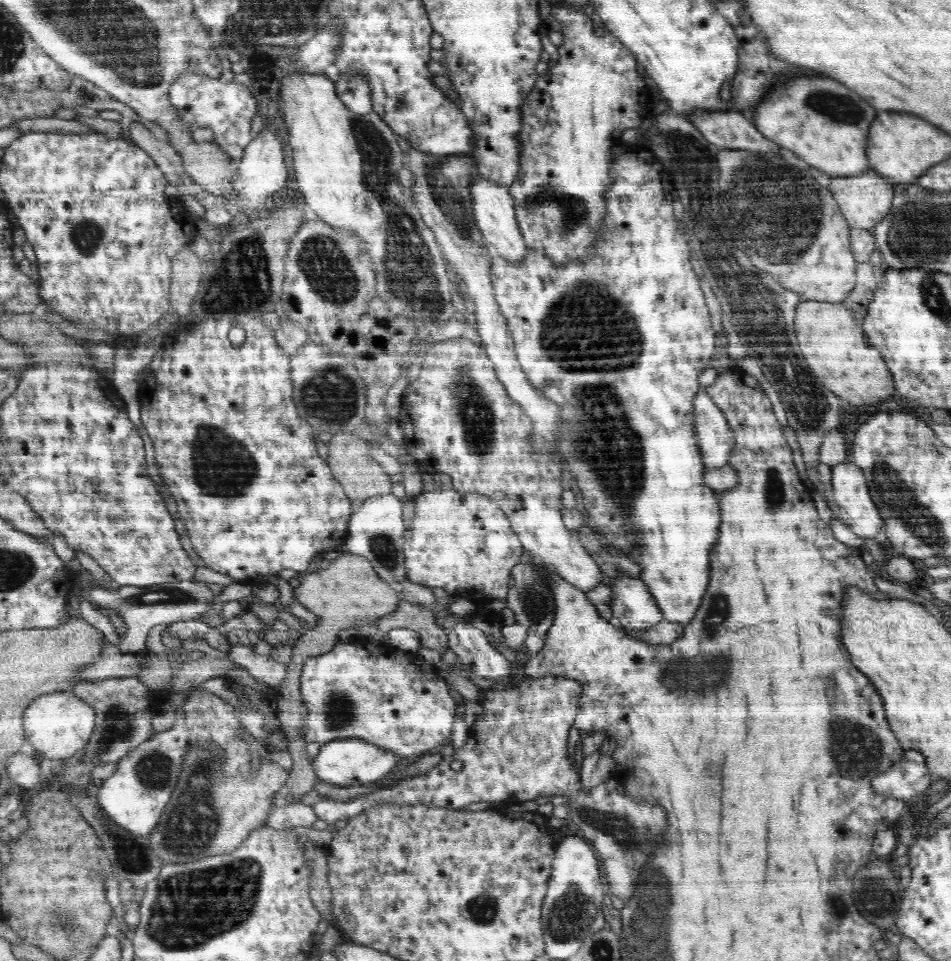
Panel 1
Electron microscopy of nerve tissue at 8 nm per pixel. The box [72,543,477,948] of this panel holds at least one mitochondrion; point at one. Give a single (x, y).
(193, 823)

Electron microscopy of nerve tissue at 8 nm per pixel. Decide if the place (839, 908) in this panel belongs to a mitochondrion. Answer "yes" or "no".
yes

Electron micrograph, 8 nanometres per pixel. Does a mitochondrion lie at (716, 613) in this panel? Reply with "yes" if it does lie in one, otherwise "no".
yes

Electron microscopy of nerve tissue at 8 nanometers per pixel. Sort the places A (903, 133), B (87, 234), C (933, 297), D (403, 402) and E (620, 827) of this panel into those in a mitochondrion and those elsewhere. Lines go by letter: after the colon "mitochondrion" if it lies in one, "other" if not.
A: other
B: mitochondrion
C: mitochondrion
D: other
E: mitochondrion

